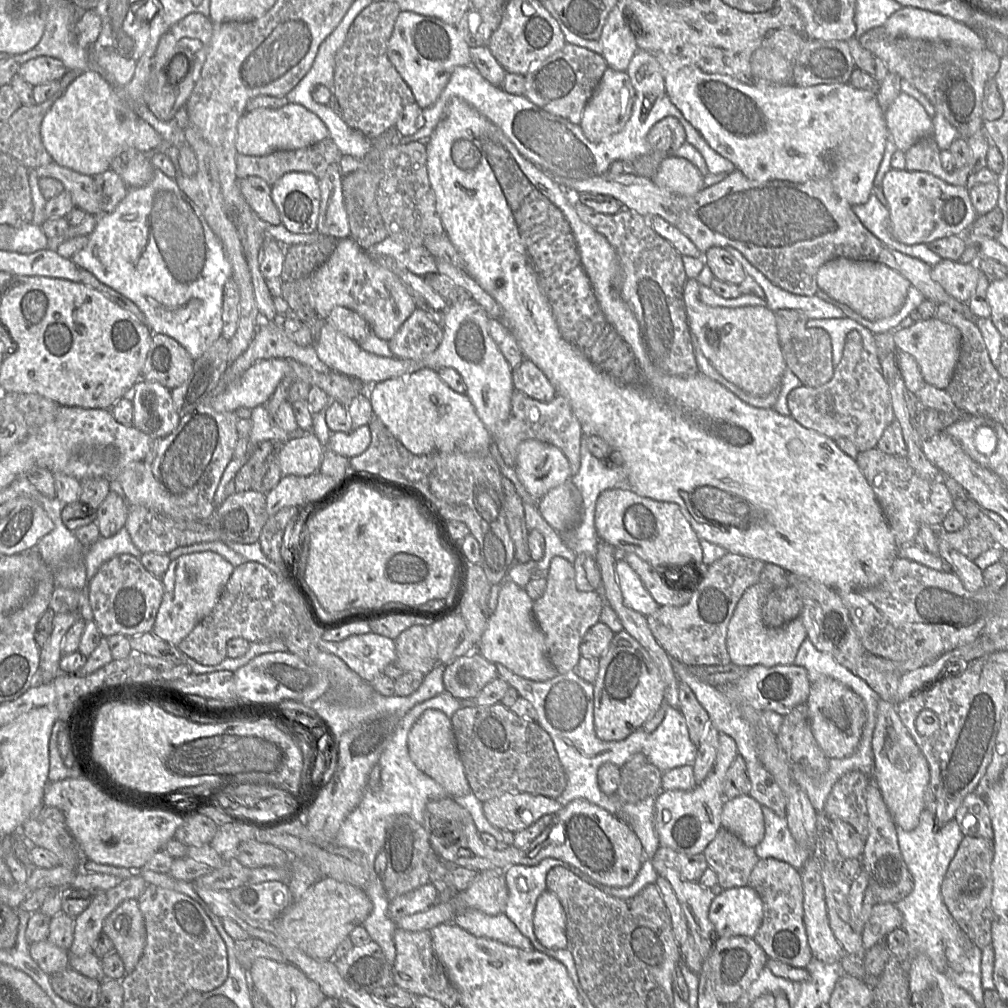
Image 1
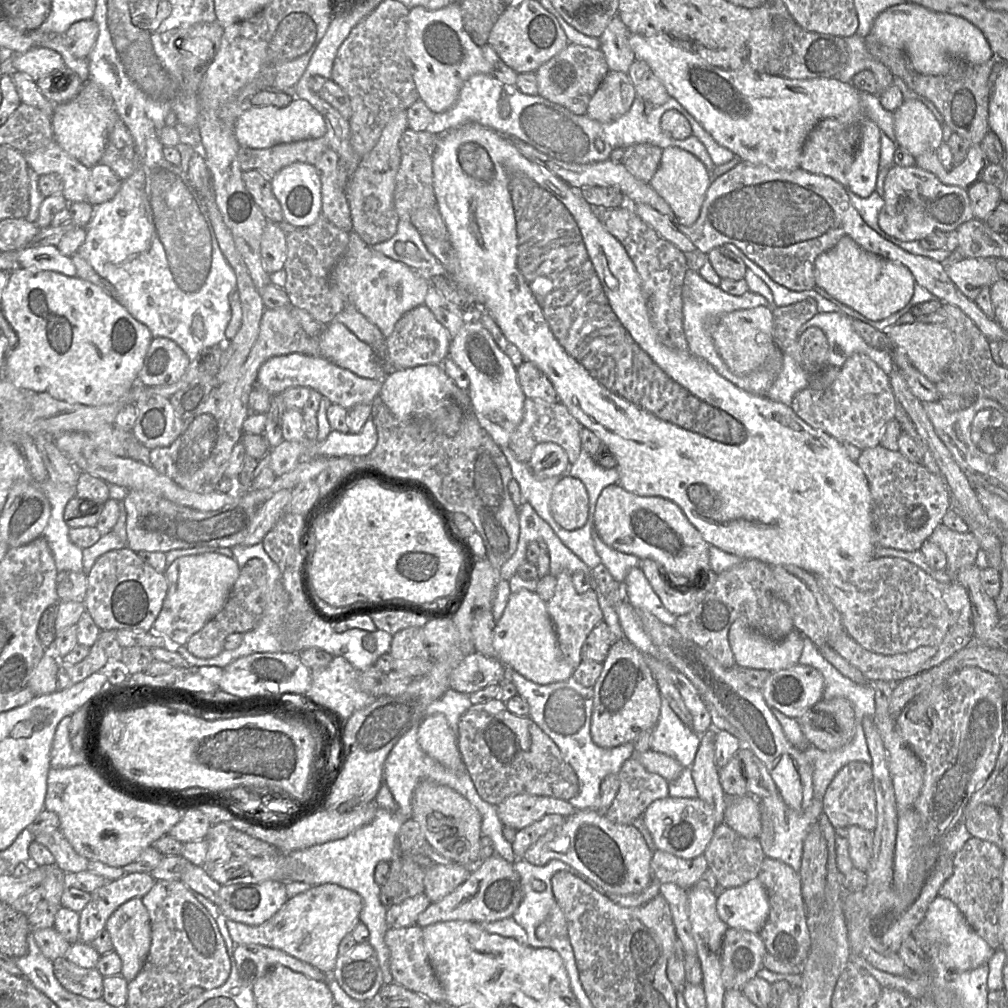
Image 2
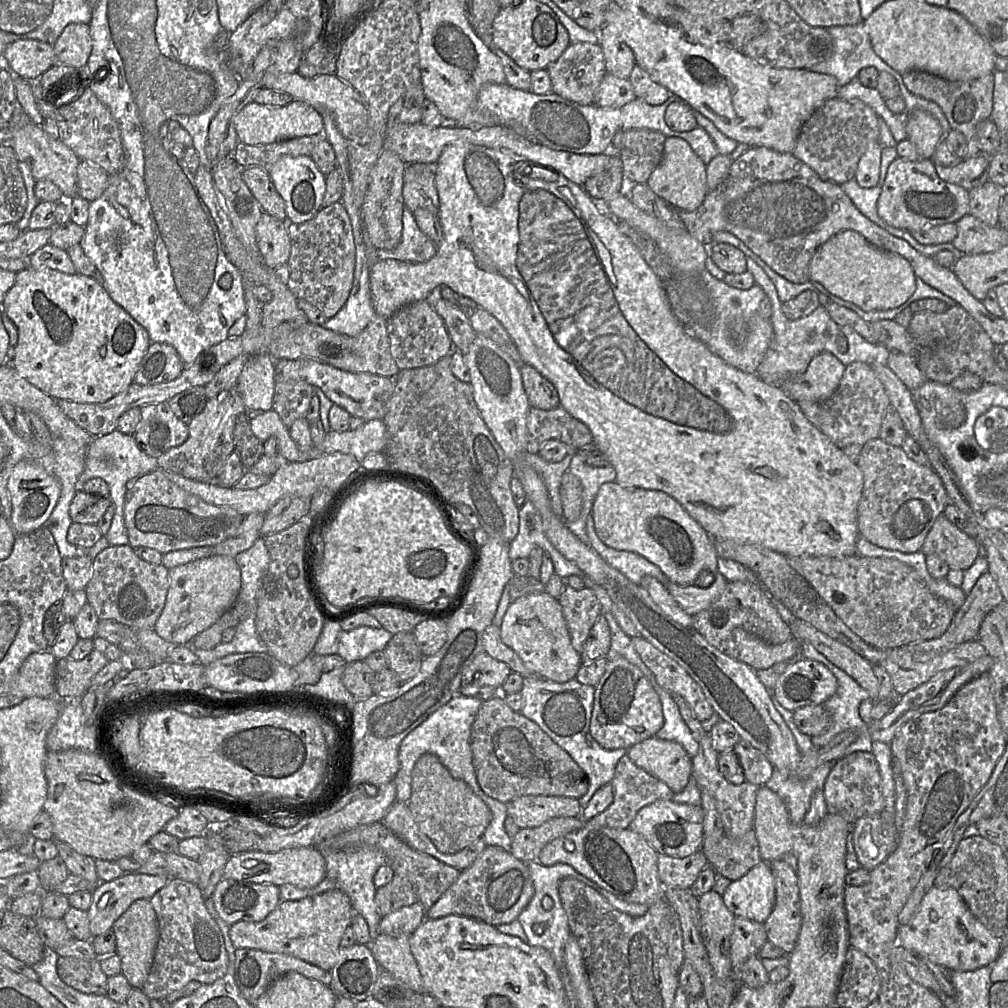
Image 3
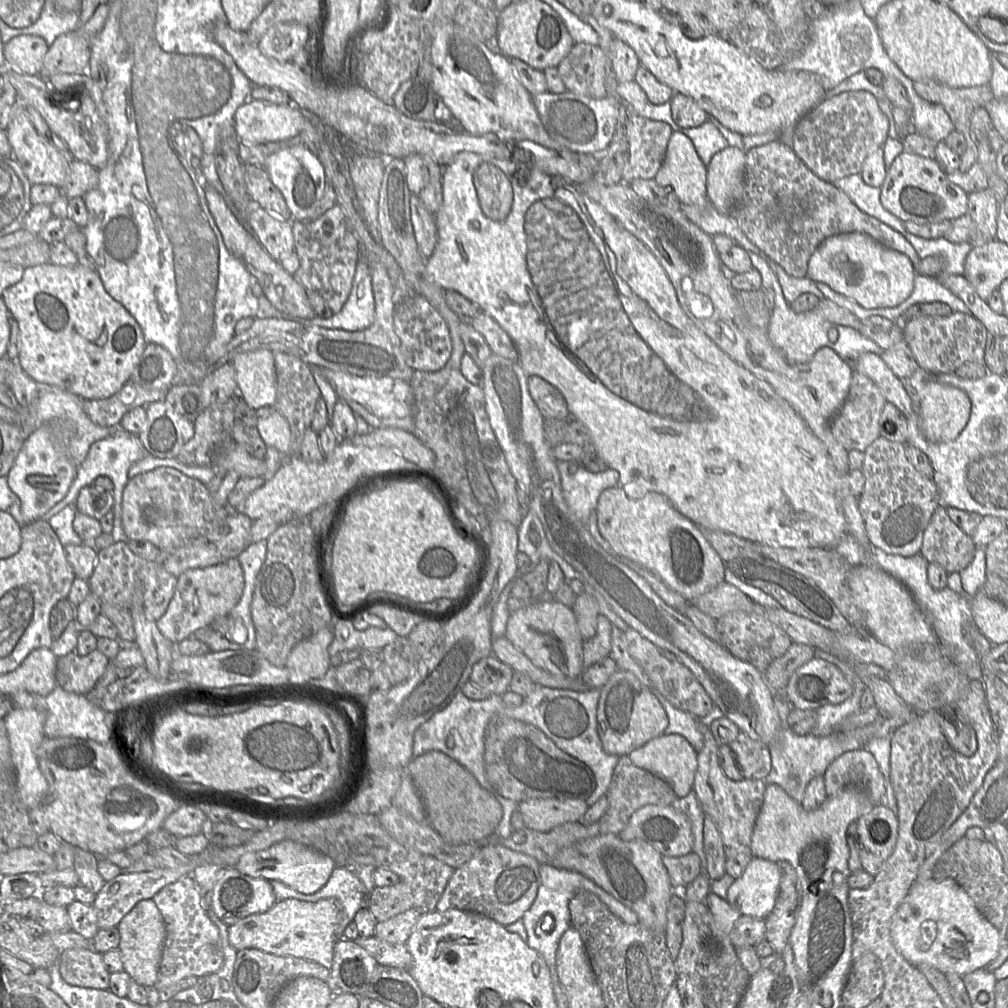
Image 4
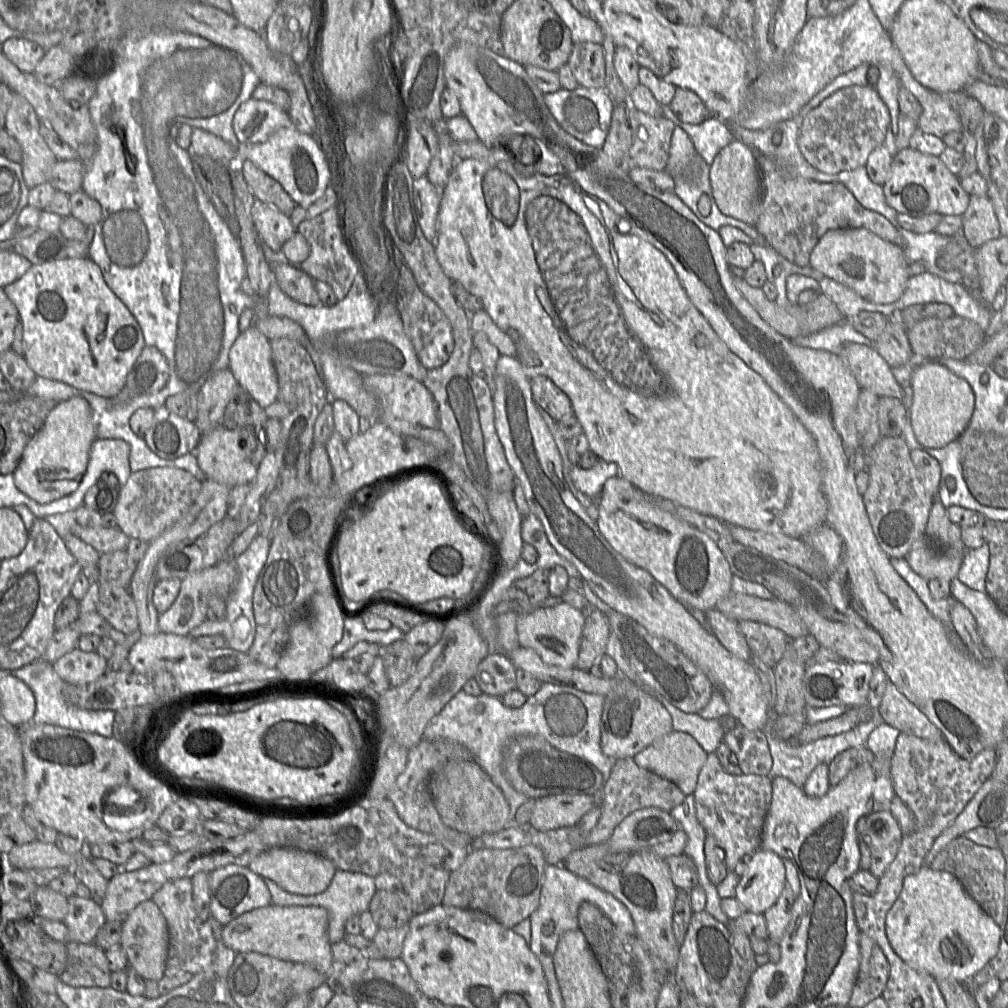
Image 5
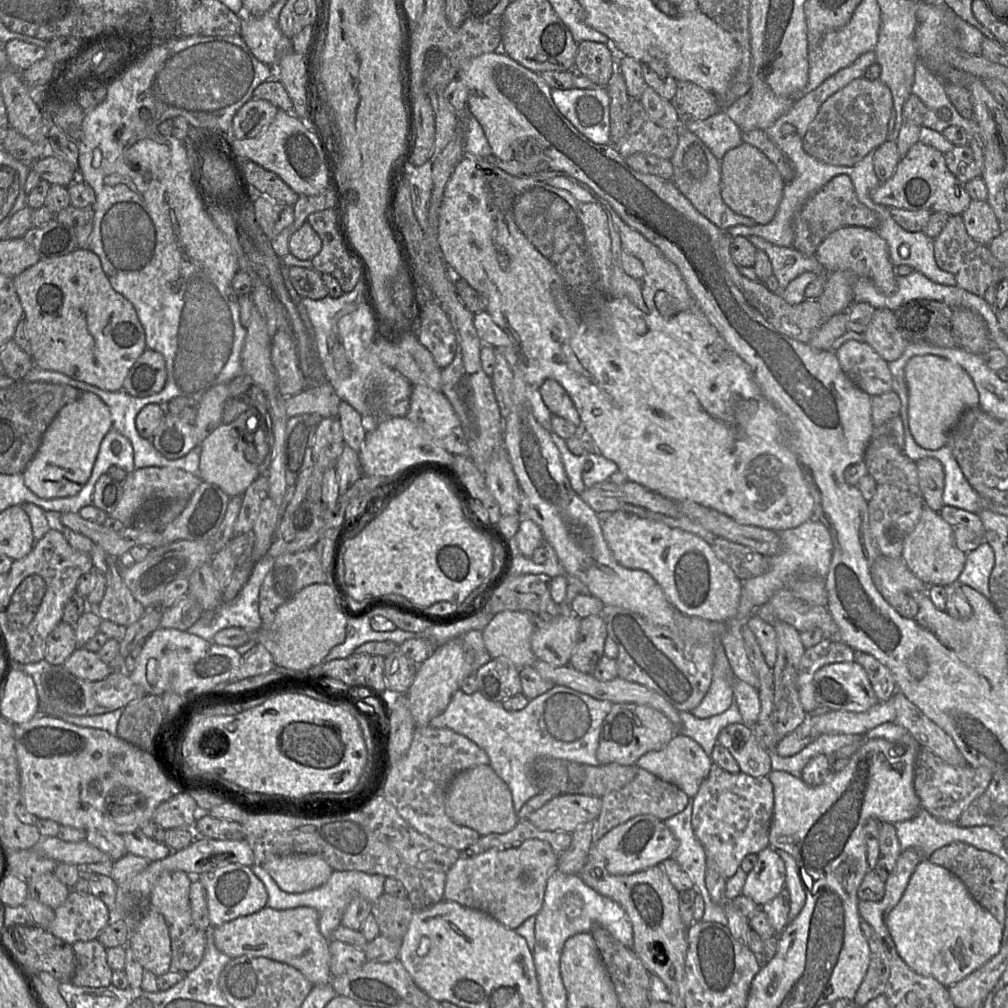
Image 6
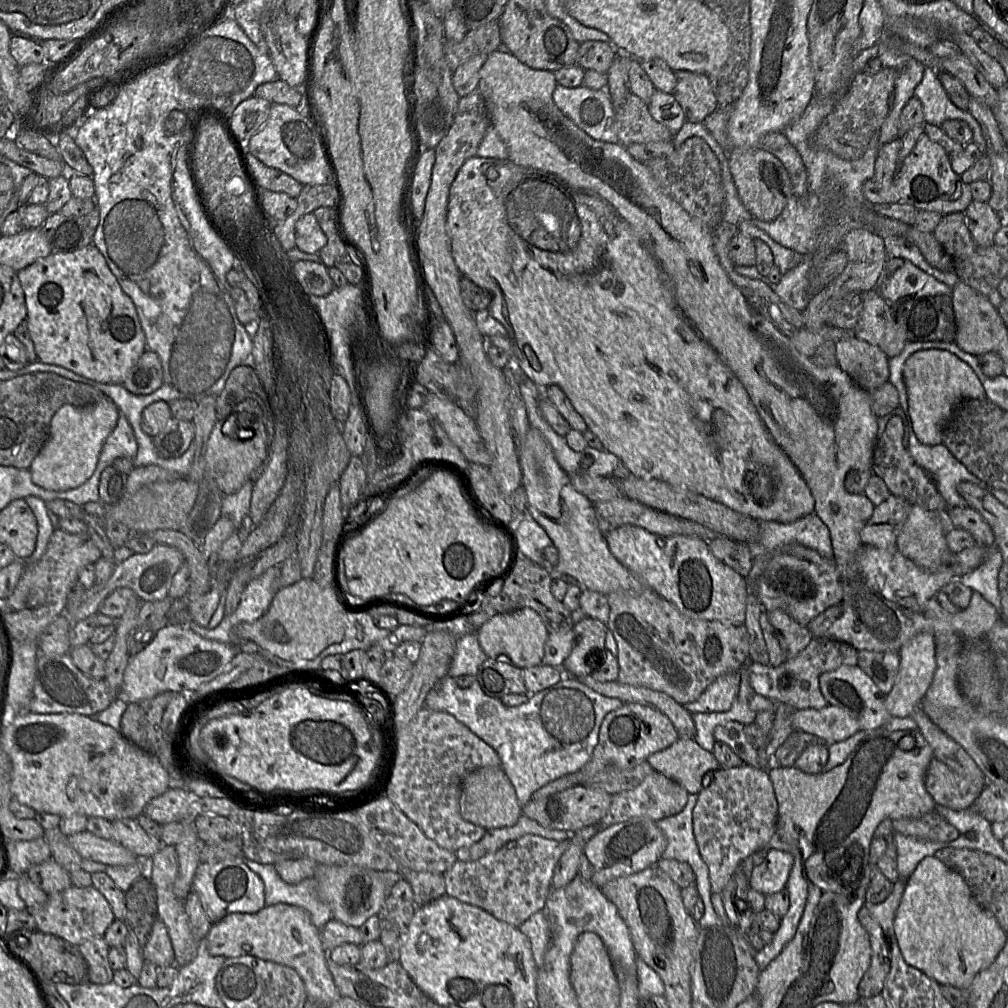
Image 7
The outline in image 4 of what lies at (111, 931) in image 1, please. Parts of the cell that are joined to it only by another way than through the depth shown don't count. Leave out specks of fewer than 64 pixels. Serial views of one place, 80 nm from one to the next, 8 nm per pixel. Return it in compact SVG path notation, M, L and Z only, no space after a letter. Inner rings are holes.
M152 899L138 902L117 926L120 934L119 951L123 971L129 978L144 987L154 986L157 979L165 941L165 923Z

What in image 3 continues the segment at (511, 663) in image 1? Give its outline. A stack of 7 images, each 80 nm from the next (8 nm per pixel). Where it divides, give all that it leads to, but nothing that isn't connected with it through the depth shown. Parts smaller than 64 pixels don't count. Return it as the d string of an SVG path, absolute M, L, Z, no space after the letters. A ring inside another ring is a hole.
M548 593L523 595L509 604L500 628L500 637L537 676L557 683L575 679L582 665L581 654L571 644L562 607Z

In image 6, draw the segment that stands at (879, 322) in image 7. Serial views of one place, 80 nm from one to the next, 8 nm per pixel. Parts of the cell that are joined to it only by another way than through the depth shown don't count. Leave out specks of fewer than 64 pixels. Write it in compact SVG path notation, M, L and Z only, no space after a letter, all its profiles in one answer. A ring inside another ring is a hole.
M887 308L875 309L863 334L865 342L887 362L900 358L909 343L900 332L894 312Z

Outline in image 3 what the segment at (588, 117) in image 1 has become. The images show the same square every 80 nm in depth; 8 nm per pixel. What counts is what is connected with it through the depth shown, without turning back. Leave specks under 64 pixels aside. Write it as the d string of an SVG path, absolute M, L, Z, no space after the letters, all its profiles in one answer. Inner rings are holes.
M607 73L595 93L592 104L599 107L619 108L636 98L629 79Z

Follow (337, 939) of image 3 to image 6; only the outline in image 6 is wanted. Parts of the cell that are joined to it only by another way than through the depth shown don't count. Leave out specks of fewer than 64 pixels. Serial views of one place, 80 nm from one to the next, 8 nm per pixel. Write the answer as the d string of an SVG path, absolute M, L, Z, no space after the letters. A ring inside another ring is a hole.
M265 906L253 914L212 927L211 934L216 948L231 959L265 957L296 968L314 986L331 983L330 942L320 933L319 914L312 907L276 910Z

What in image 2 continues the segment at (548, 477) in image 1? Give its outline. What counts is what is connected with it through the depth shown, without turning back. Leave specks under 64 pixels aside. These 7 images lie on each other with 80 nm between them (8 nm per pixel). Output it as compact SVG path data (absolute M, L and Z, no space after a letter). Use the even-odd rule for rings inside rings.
M545 442L534 448L527 464L536 477L548 478L563 474L568 463L567 453L561 446Z

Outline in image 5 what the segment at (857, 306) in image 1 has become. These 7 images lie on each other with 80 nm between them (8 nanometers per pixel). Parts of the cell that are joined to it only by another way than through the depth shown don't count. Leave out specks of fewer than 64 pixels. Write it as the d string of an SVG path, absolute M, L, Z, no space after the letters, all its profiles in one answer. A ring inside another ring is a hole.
M840 228L826 232L811 253L810 266L876 304L897 301L910 277L907 271L909 263L902 248L864 228Z

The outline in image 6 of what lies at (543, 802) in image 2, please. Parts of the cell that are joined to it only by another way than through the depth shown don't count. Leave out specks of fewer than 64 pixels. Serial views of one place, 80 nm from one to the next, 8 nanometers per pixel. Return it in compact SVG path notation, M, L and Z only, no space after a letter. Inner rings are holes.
M567 794L553 797L527 818L543 831L571 833L581 824L596 821L602 807L599 797Z

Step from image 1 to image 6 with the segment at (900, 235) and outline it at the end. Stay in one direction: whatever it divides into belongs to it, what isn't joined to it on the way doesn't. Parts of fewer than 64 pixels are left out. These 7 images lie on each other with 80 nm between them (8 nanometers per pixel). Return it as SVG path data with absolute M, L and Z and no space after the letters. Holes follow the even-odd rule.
M920 141L899 160L893 176L871 191L871 199L889 208L930 210L949 215L962 214L972 200L964 184L948 169L944 154Z

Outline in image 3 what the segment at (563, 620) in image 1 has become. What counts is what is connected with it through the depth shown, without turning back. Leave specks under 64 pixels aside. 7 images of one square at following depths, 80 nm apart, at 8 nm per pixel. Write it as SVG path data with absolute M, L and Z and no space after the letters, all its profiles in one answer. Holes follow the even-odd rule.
M565 585L558 598L570 634L571 644L581 653L590 630L601 615L601 604L589 588L576 590Z

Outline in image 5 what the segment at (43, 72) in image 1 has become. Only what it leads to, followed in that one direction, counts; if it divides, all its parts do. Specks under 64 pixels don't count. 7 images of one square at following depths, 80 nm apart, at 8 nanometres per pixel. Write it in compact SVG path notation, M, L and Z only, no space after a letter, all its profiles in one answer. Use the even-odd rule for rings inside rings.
M11 37L2 45L4 55L20 70L33 73L46 53L40 44L25 38Z

